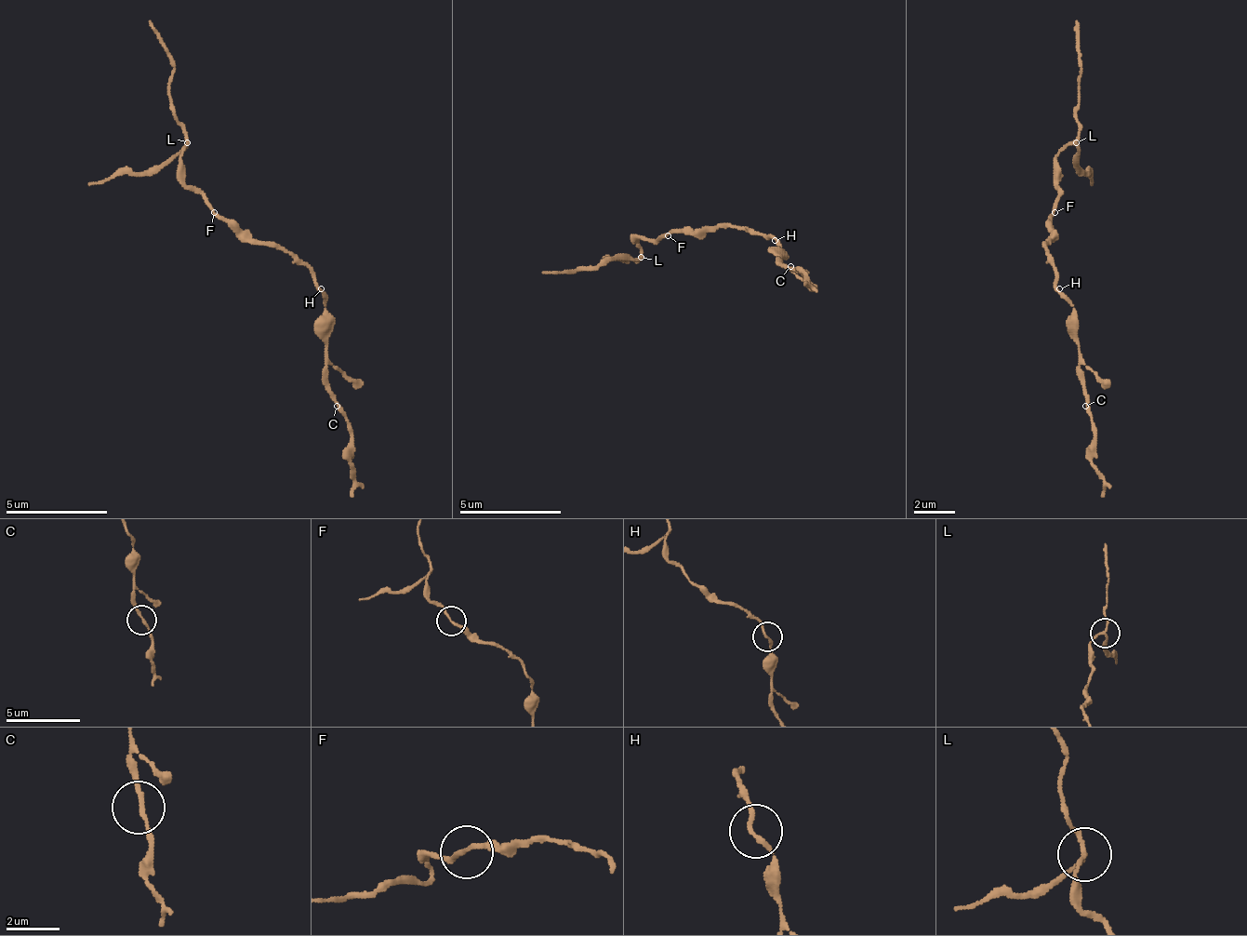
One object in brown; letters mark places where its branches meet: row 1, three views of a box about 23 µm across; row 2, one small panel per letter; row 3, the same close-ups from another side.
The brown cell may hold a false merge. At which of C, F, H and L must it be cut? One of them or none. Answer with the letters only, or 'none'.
L

